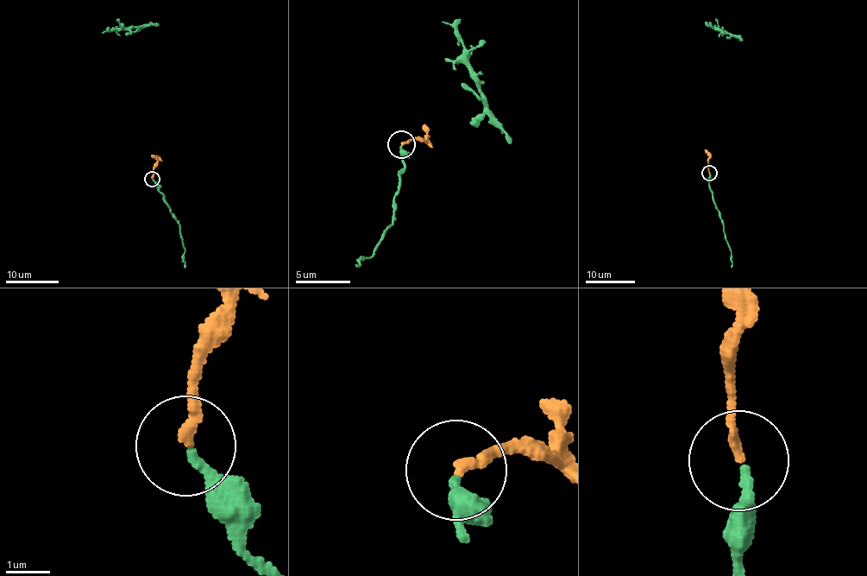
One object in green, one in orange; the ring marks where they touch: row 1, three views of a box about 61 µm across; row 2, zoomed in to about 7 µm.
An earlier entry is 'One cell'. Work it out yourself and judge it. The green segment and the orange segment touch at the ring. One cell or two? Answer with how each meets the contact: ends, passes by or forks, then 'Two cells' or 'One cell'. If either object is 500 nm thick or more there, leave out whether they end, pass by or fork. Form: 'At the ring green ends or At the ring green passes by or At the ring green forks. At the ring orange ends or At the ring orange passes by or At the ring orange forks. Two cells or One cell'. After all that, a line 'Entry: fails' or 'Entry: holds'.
At the ring green ends. At the ring orange ends. Two cells
Entry: fails

